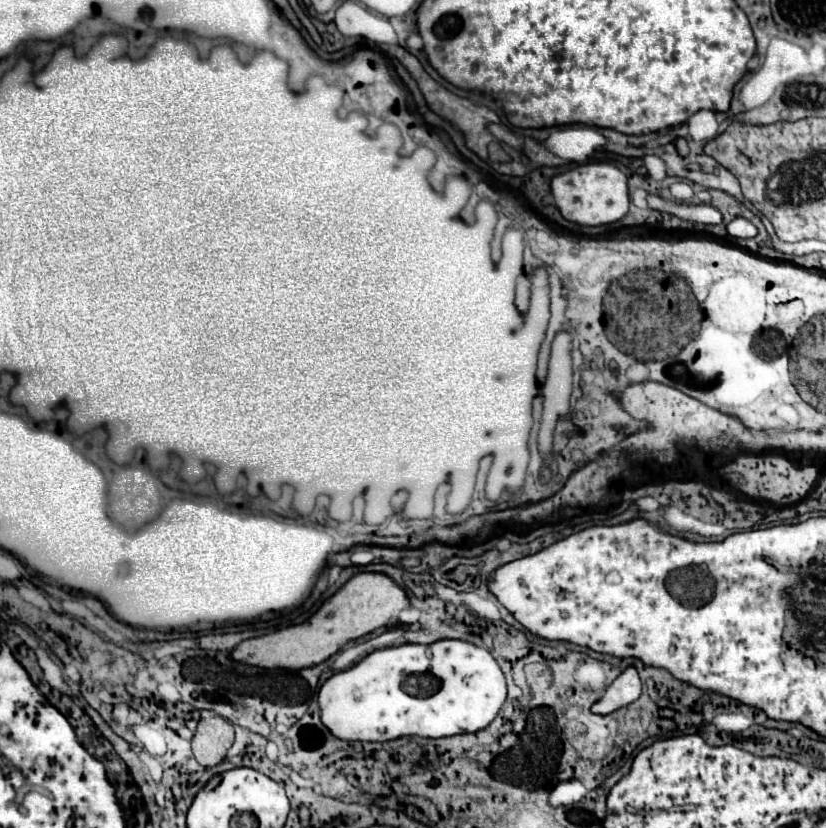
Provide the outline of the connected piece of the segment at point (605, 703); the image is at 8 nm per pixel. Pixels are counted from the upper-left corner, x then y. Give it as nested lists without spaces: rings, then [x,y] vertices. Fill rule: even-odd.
[[[627,667],[605,691],[605,695],[591,707],[595,709],[595,713],[613,713],[621,707],[627,707],[629,703],[633,703],[635,699],[639,699],[641,691],[639,691],[639,675],[635,667]]]

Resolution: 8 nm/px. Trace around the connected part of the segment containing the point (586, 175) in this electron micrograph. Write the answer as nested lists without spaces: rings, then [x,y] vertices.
[[[591,161],[581,164],[551,181],[555,203],[567,221],[579,225],[607,225],[619,221],[629,211],[627,175],[611,162]]]

